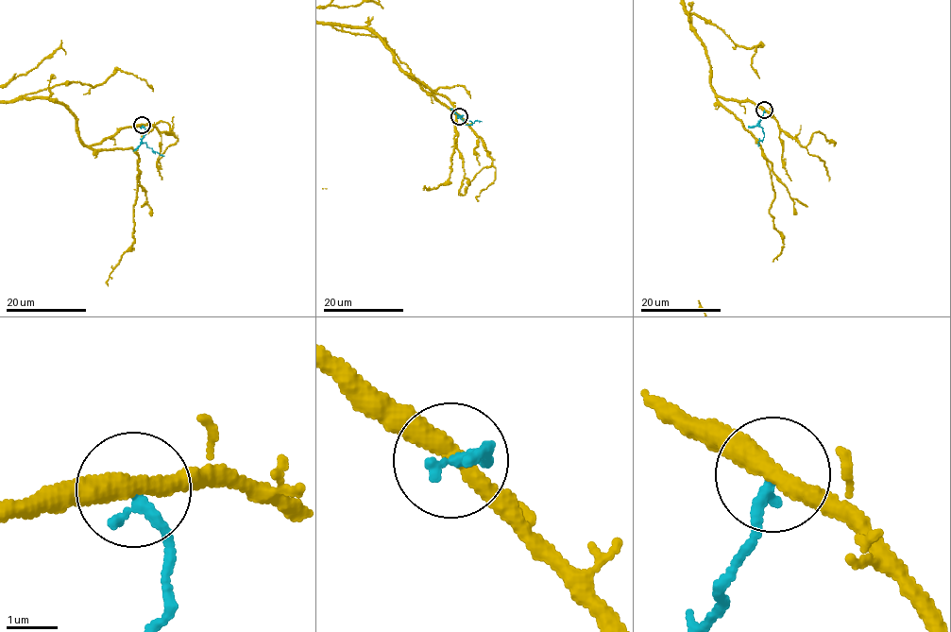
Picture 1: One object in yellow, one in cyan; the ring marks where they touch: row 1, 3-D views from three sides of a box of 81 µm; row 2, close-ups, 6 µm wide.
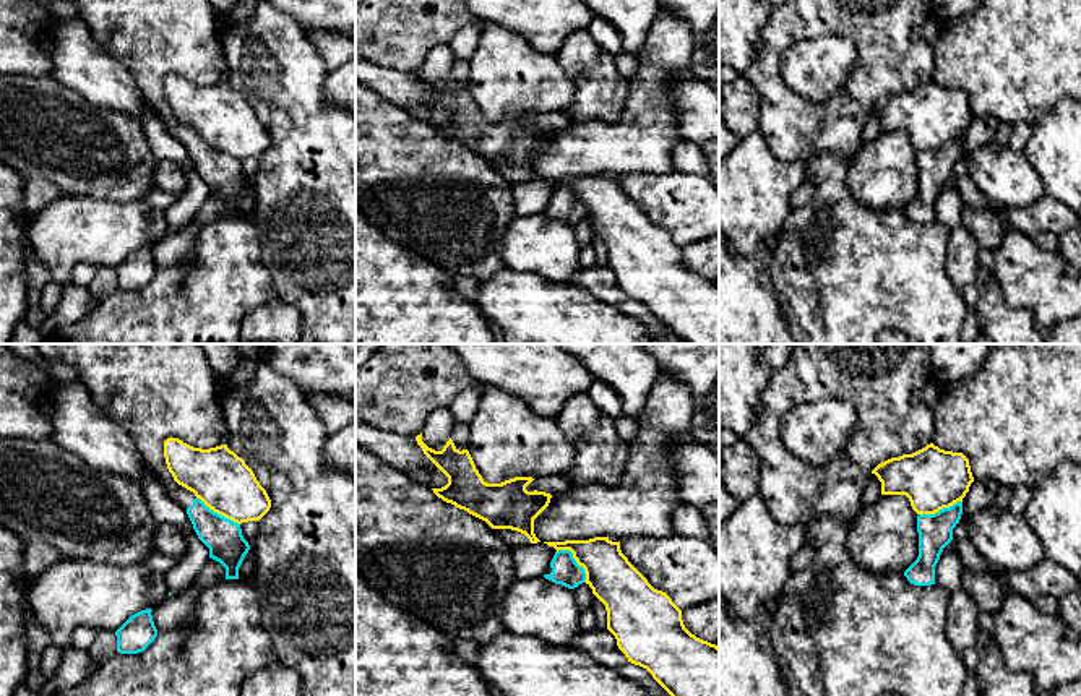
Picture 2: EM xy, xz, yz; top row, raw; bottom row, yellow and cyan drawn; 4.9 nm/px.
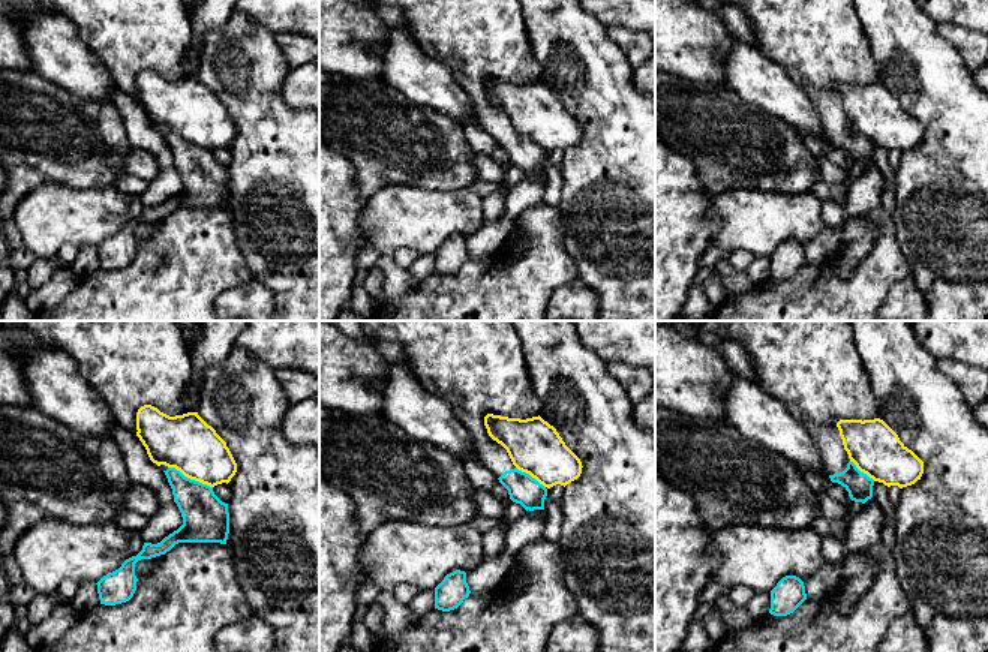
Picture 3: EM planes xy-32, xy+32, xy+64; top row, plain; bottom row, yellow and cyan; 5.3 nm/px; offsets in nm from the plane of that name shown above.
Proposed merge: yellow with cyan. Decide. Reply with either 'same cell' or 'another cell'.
another cell

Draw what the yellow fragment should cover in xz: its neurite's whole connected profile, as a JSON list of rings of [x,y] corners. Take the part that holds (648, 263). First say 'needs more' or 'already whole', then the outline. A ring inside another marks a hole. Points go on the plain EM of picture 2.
already whole; [[[609,174],[544,178],[570,187],[605,242],[607,266],[628,299],[646,305],[683,344],[719,344],[719,284],[691,271],[682,247],[654,226]]]

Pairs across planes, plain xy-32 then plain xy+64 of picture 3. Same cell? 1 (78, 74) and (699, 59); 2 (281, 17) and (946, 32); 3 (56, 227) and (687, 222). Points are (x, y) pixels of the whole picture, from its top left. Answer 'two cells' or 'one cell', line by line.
1: two cells
2: two cells
3: two cells

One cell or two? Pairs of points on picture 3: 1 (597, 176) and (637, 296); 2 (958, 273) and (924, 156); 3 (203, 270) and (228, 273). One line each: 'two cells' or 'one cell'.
1: one cell
2: one cell
3: one cell

